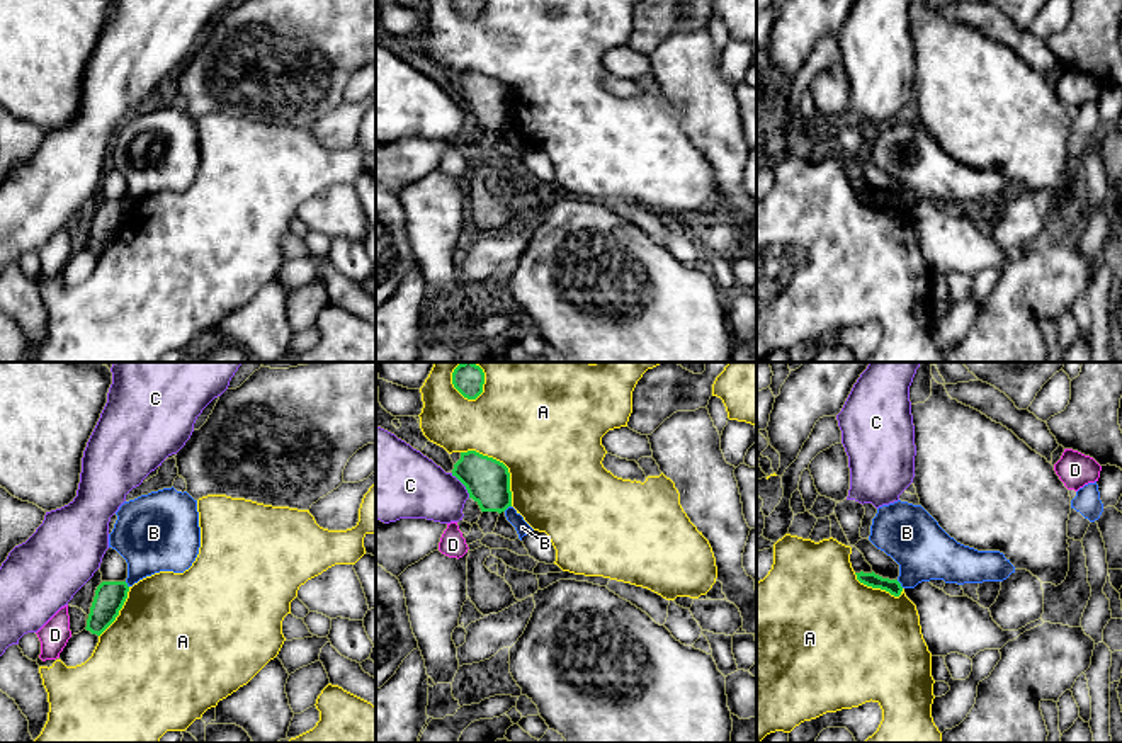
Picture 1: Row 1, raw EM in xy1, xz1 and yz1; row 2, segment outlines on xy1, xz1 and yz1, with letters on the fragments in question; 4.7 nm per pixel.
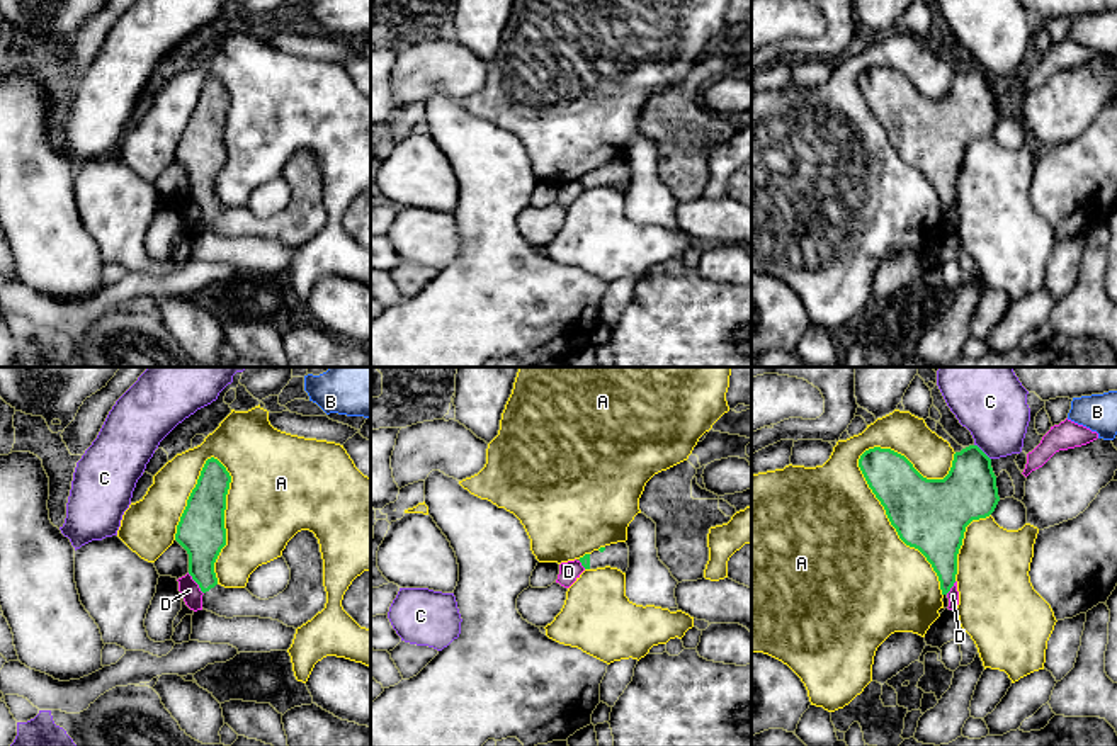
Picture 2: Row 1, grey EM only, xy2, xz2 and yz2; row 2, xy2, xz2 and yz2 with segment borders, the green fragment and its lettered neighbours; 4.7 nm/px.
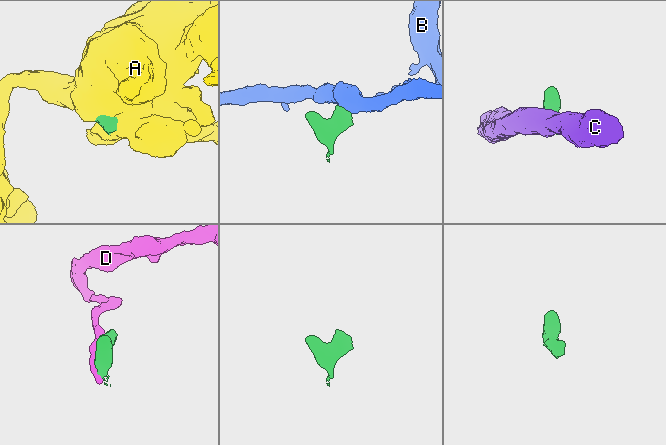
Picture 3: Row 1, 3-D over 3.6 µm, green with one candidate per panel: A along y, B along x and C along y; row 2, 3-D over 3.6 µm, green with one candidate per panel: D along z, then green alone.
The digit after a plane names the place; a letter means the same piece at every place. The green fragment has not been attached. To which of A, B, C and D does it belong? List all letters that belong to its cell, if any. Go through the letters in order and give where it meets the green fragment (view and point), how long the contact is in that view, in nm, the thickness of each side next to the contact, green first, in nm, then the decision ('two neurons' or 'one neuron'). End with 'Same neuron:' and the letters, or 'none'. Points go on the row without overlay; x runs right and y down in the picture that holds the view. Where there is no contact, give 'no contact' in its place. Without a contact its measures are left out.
A: yz2 (891, 143) | 800 nm | 340/500 nm | two neurons
B: yz1 (900, 203) | 50 nm | 70/280 nm | two neurons
C: xz1 (463, 102) | 150 nm | 220/320 nm | two neurons
D: xy2 (196, 201) | 130 nm | 220/90 nm | two neurons
Same neuron: none

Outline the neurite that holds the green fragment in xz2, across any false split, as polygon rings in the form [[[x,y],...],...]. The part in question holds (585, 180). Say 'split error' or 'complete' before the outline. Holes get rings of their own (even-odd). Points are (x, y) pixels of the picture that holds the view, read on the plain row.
split error | [[[626,161],[610,163],[580,177],[585,189],[617,187],[622,192],[629,187],[629,167]]]

